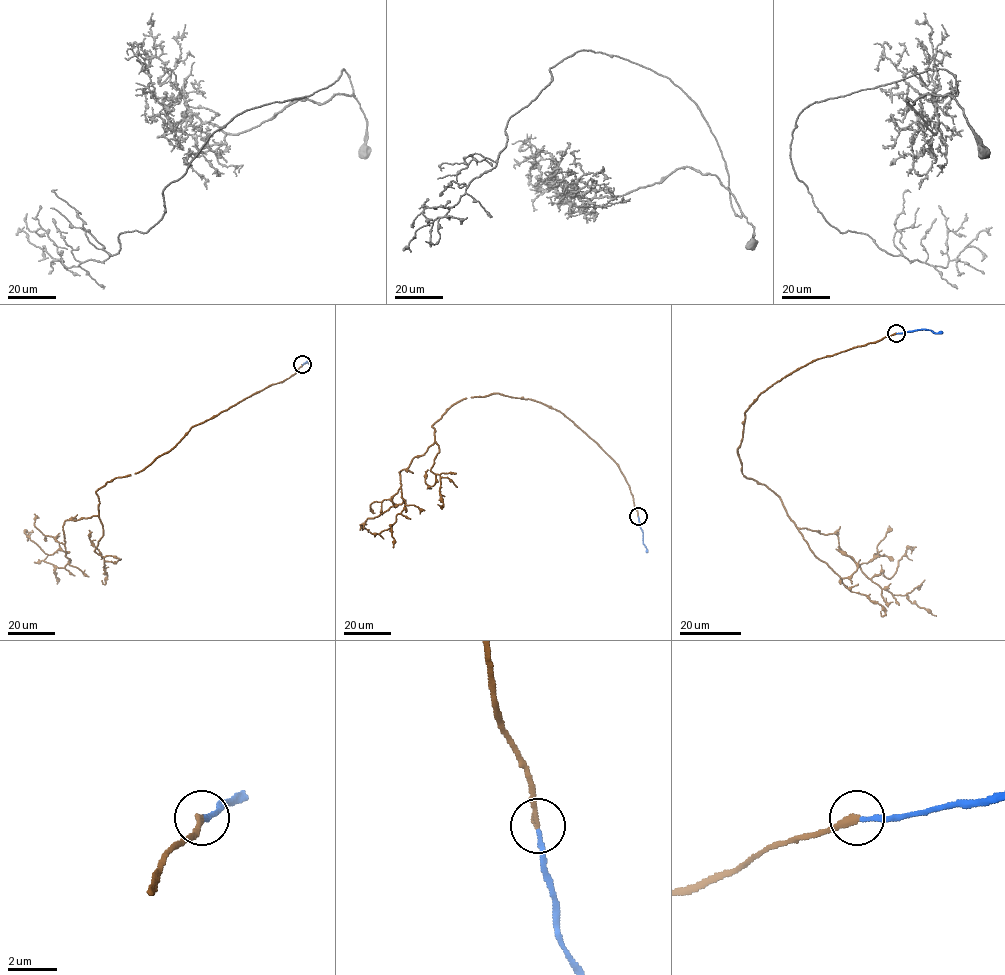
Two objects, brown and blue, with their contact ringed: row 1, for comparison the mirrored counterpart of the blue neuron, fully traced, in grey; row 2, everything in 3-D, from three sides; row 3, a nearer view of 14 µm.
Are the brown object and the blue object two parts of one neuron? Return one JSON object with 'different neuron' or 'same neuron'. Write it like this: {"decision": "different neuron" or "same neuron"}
{"decision": "same neuron"}

